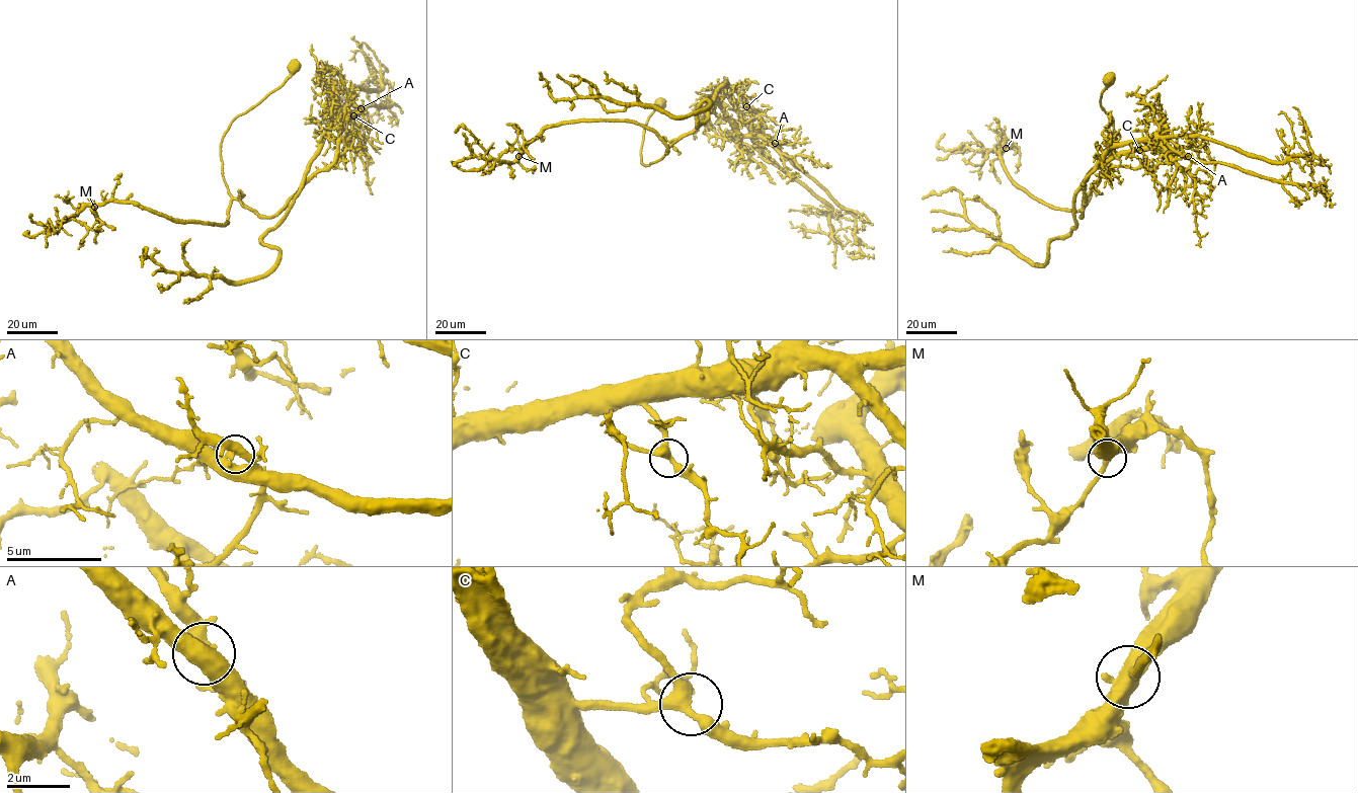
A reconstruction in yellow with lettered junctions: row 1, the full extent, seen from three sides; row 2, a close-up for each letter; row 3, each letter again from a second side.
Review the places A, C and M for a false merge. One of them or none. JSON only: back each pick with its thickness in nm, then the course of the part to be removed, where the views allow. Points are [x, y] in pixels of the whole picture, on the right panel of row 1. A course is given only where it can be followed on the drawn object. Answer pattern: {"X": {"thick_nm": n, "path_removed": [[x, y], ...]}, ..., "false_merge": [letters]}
{"A": {"thick_nm": 360, "path_removed": [[1188, 156], [1183, 170], [1162, 147], [1138, 147], [1097, 167], [1045, 264], [969, 223], [953, 187], [923, 199]]}, "false_merge": ["A"]}

